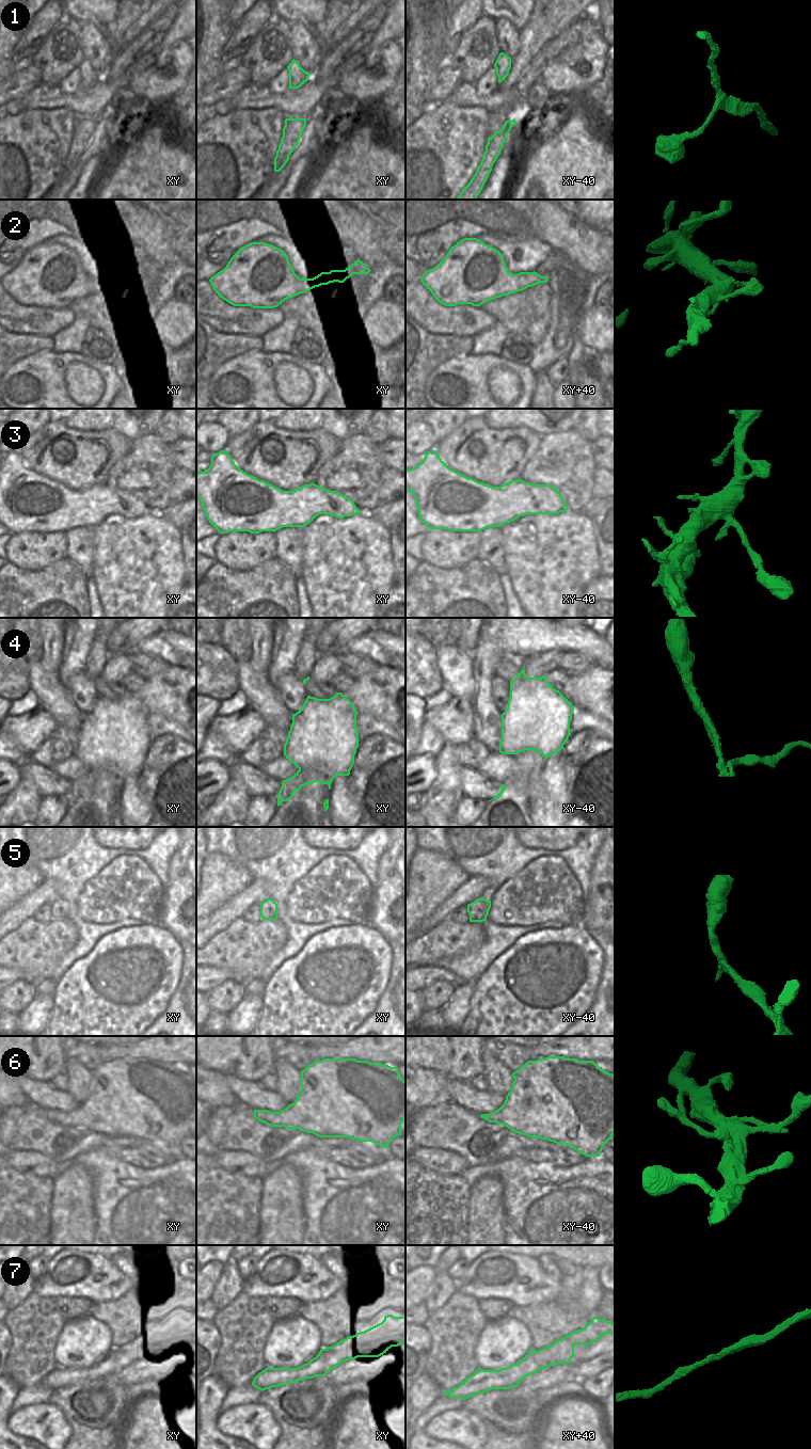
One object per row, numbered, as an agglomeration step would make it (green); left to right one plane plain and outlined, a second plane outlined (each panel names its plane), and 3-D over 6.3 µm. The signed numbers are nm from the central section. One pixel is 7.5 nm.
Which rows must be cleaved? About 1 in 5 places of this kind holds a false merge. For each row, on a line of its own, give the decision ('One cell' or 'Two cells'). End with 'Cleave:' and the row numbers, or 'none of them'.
1: One cell
2: One cell
3: Two cells
4: One cell
5: One cell
6: One cell
7: One cell
Cleave: 3.

